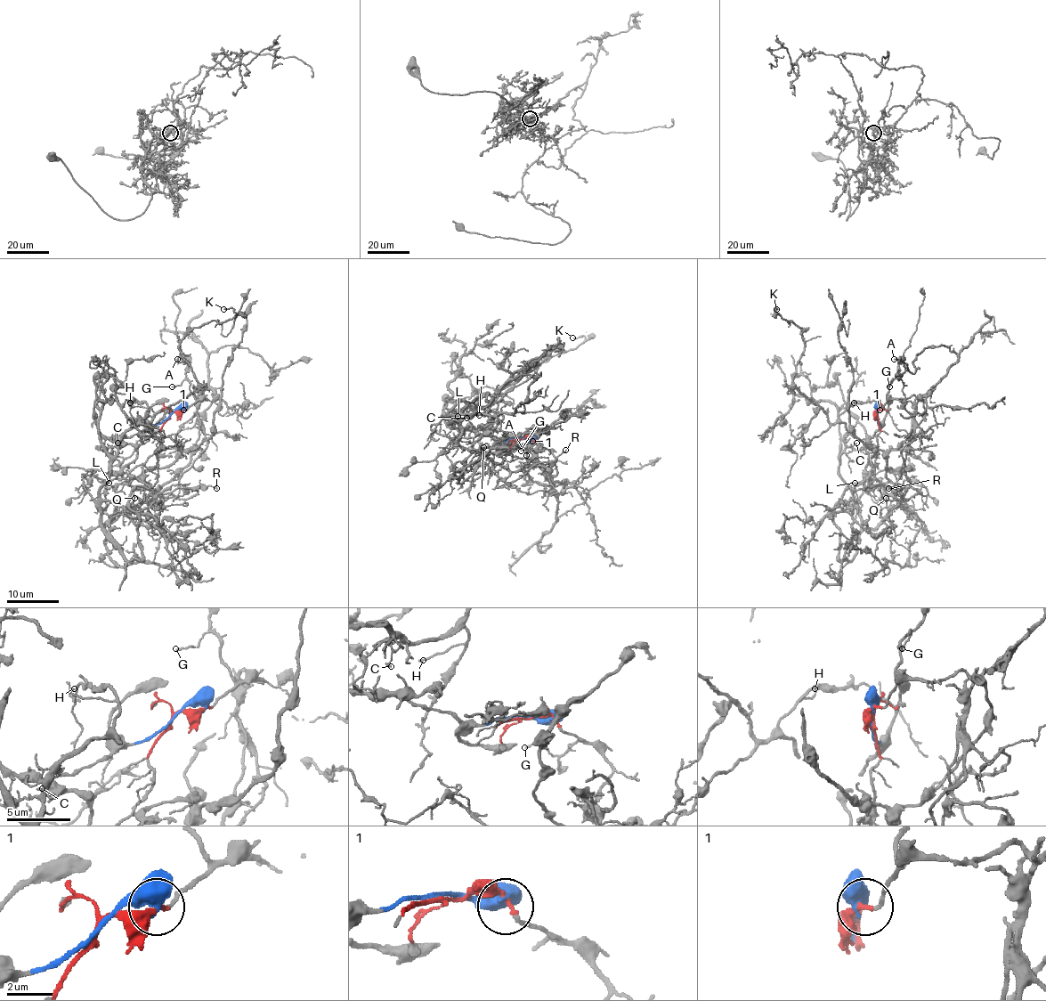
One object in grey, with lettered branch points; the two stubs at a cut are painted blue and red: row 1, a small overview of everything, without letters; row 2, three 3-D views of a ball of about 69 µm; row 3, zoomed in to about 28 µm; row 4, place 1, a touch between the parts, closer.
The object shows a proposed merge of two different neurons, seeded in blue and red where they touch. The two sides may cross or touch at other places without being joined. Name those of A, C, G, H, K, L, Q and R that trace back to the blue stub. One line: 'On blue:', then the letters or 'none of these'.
On blue: C, H, K, L, Q, R

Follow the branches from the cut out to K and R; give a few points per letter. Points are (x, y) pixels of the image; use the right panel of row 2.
K: (877, 413), (863, 447), (847, 447), (846, 425), (794, 384), (805, 341), (776, 309)
R: (877, 413), (863, 447), (840, 456), (861, 530), (910, 487), (920, 493), (888, 488)

